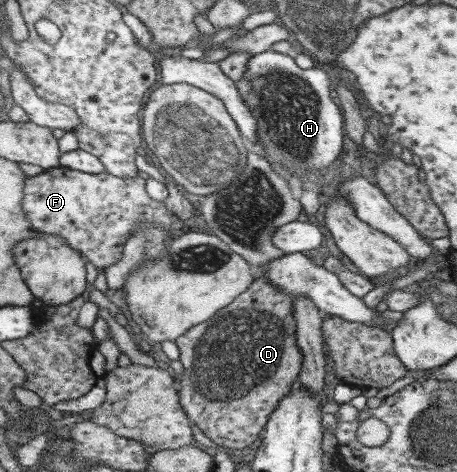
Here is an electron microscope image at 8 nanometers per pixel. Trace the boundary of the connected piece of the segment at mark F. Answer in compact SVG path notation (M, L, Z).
M54 167L44 170L27 180L26 196L23 205L33 225L41 232L61 236L68 246L80 251L85 259L94 266L112 267L124 259L124 249L129 238L135 233L135 228L143 222L159 224L165 228L177 231L180 223L174 211L164 202L154 200L147 190L147 180L135 176L134 178L120 178L104 171L100 174L90 174L86 171L72 170L66 167Z

